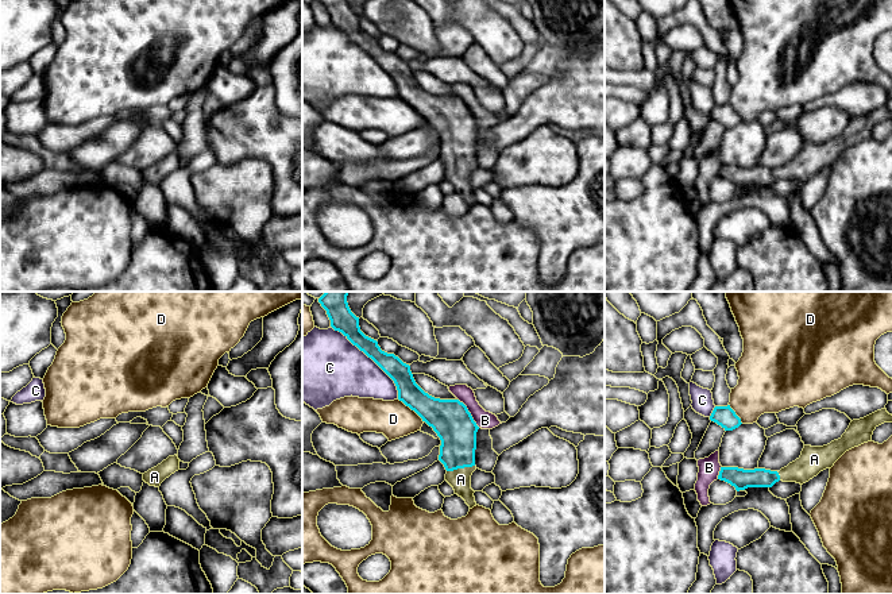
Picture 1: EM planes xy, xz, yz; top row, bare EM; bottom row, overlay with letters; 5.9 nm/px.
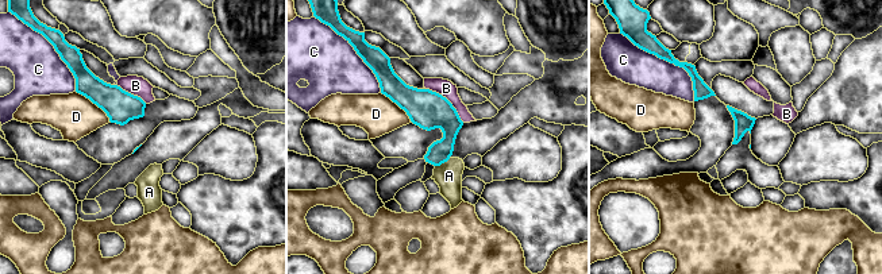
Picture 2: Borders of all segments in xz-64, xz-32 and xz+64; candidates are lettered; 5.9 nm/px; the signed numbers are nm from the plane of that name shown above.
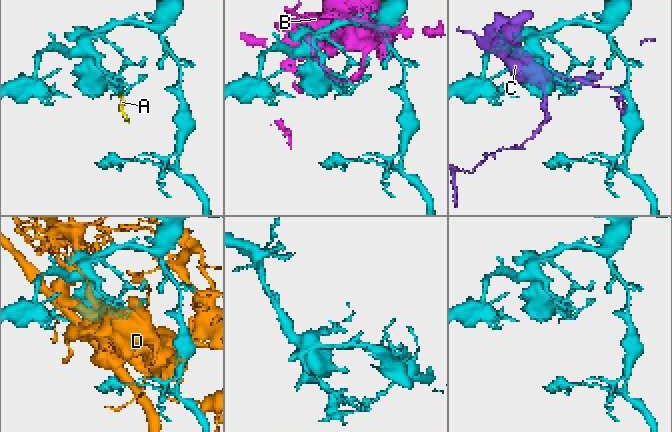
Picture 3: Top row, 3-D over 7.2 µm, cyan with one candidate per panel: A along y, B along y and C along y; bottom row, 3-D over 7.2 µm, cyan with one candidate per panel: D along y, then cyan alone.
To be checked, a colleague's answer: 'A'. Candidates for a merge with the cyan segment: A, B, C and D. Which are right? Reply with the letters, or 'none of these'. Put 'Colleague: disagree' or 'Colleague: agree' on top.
Colleague: agree
A

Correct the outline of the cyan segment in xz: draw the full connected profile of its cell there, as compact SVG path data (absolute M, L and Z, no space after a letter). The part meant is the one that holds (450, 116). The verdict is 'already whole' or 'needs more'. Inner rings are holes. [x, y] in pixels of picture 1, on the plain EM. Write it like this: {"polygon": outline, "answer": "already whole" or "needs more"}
{"polygon": "M320 0L331 24L371 55L395 81L398 97L414 108L441 138L439 158L444 162L445 178L472 207L476 204L471 173L476 167L475 147L479 124L467 104L459 97L440 97L425 90L414 78L410 63L394 51L381 47L378 39L366 34L348 0Z", "answer": "needs more"}

